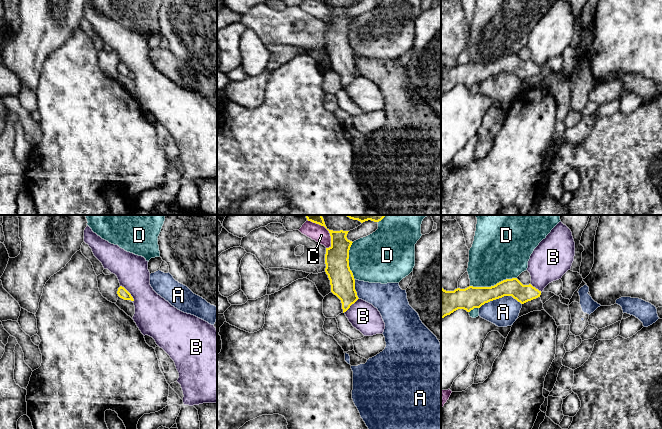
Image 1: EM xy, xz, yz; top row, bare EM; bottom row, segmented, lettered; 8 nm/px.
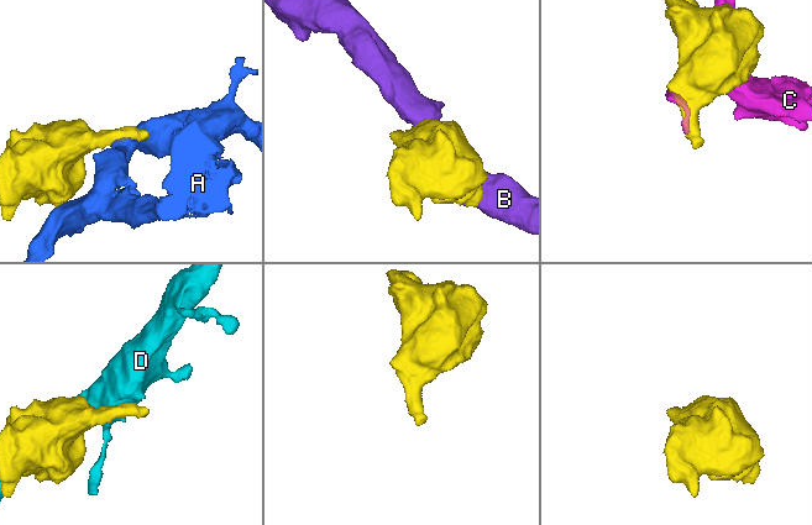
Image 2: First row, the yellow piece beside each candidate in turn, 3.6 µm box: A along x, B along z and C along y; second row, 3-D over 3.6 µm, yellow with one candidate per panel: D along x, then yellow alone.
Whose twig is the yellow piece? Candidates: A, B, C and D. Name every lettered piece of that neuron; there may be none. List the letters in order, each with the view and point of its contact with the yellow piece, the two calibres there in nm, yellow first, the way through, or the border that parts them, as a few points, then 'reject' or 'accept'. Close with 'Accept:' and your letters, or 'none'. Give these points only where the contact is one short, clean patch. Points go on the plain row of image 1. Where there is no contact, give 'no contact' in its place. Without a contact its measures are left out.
A: meets yellow in yz at (500, 73); 180 nm thick on the yellow side, 240 nm on the other; border along yz (521, 79), (511, 72), (502, 72), (485, 78), (479, 84); reject
B: meets yellow in xy at (129, 69); 80 nm thick on the yellow side, 300 nm on the other; border along xy (120, 61), (130, 70), (133, 77); reject
C: meets yellow in xz at (330, 11); 190 nm thick on the yellow side, 140 nm on the other; reject
D: meets yellow in yz at (494, 61); 180 nm thick on the yellow side, 420 nm on the other; reject
Accept: none

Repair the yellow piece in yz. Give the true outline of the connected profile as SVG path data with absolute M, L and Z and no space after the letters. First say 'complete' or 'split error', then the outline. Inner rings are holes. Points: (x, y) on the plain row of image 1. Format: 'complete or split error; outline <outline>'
split error; outline M517 54L503 56L491 63L469 62L454 67L446 67L441 62L441 95L458 85L470 88L504 72L512 72L521 80L540 73L544 80L554 71L552 68L541 68L531 60L523 61Z

